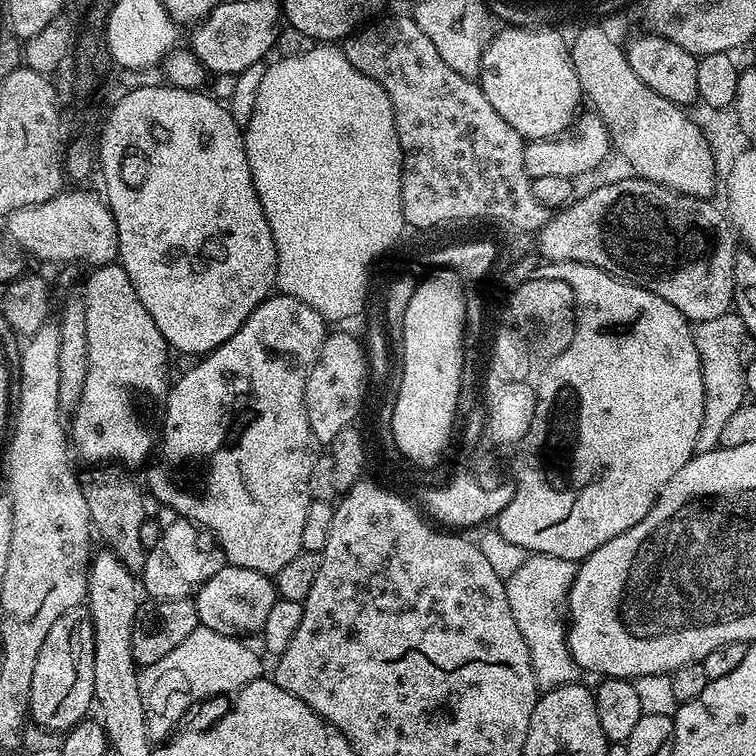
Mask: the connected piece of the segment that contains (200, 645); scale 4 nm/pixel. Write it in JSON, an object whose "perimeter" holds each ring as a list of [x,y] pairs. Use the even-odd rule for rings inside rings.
{"perimeter":[[[199,627],[193,630],[166,658],[147,665],[139,673],[138,690],[142,694],[142,706],[146,714],[148,738],[164,742],[173,735],[176,723],[195,706],[199,700],[220,696],[223,692],[235,694],[249,680],[261,679],[260,656],[243,644],[243,639]]]}

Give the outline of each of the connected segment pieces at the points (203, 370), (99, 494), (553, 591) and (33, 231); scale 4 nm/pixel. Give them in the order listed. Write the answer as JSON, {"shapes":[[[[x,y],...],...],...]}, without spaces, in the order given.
{"shapes":[[[[283,294],[269,295],[246,318],[246,322],[235,332],[227,342],[218,346],[213,352],[207,353],[203,358],[197,359],[196,364],[189,372],[184,372],[180,377],[175,377],[174,383],[169,387],[168,395],[162,404],[162,420],[164,416],[164,437],[158,440],[158,455],[155,457],[156,465],[148,472],[147,491],[156,495],[160,504],[176,511],[177,517],[201,522],[203,527],[214,537],[215,543],[224,553],[225,561],[234,567],[248,567],[250,570],[261,572],[262,575],[275,577],[286,562],[293,560],[302,550],[302,529],[306,522],[306,510],[312,505],[313,498],[310,494],[310,470],[314,470],[314,462],[318,455],[318,441],[316,435],[310,430],[310,422],[306,418],[304,409],[304,387],[308,372],[326,335],[326,321],[306,302],[298,302],[298,298]]],[[[100,470],[92,481],[87,481],[84,488],[86,506],[90,510],[92,526],[97,537],[105,540],[107,551],[113,552],[118,559],[134,574],[144,571],[146,549],[142,546],[142,522],[146,518],[144,512],[144,496],[140,488],[127,476],[124,470]]],[[[537,552],[525,555],[522,566],[518,566],[518,570],[514,570],[514,574],[510,574],[510,578],[504,581],[506,602],[510,602],[510,614],[514,614],[514,622],[518,622],[522,638],[526,638],[536,683],[544,690],[574,684],[578,680],[578,669],[568,645],[566,619],[568,587],[576,577],[577,567],[577,561]]],[[[61,190],[57,196],[41,204],[14,210],[6,218],[7,239],[17,249],[25,253],[28,251],[40,260],[77,261],[85,265],[88,263],[88,266],[113,263],[119,257],[120,247],[112,209],[99,195],[96,197],[92,192],[68,191]]]]}

